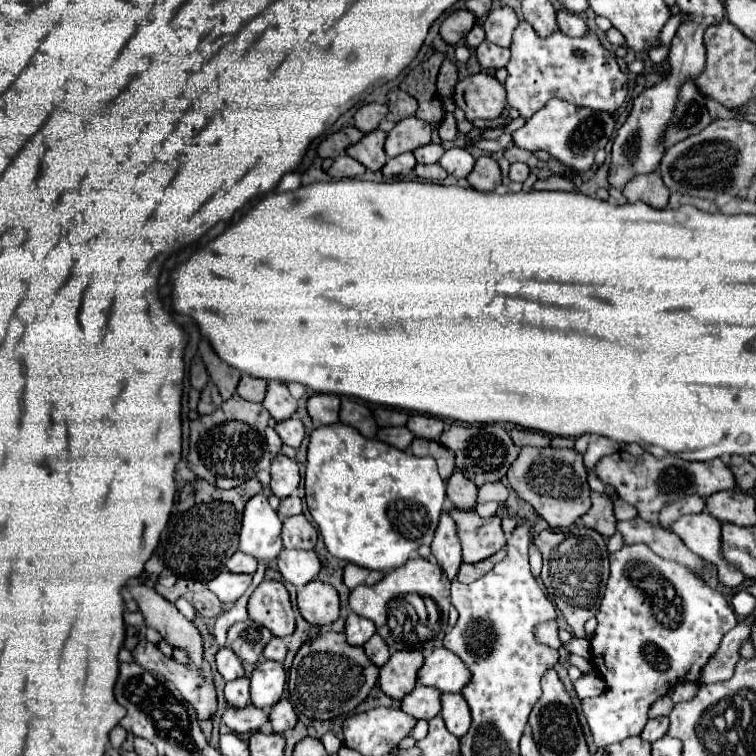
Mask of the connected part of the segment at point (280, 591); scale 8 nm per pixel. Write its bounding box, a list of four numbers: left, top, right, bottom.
[247,580,295,636]

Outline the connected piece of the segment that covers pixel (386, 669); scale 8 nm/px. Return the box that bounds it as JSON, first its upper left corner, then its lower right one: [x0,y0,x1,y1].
[379,650,423,698]

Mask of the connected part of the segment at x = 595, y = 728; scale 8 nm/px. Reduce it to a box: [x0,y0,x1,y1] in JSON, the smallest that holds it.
[583,544,739,748]

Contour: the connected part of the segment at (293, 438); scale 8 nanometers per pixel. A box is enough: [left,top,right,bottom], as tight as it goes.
[275,418,305,448]

